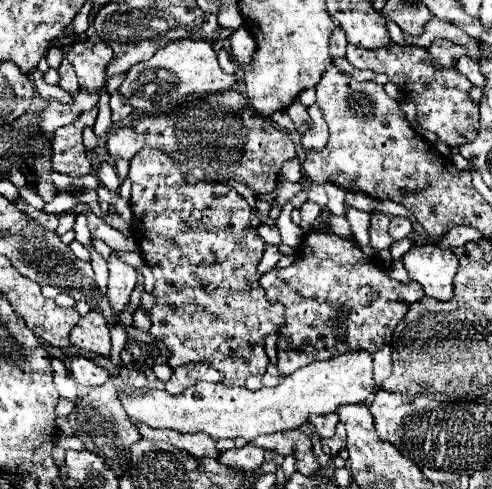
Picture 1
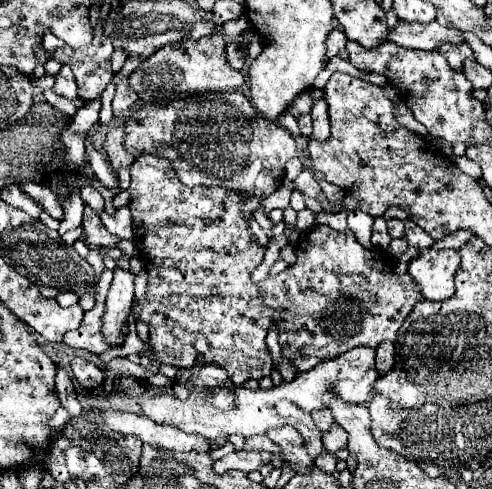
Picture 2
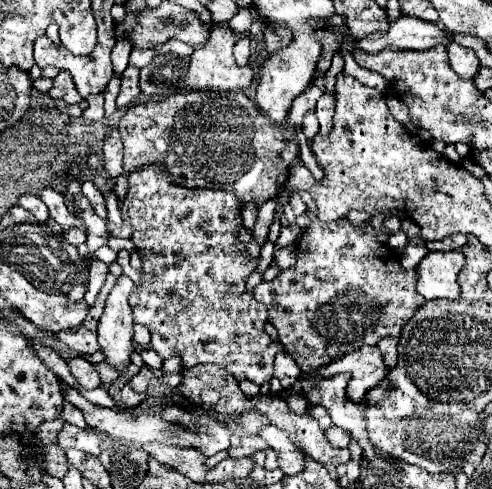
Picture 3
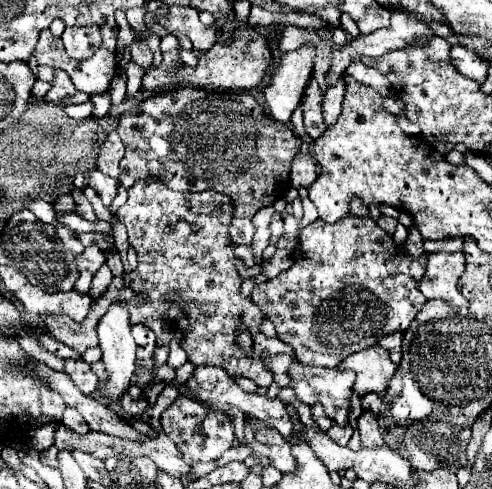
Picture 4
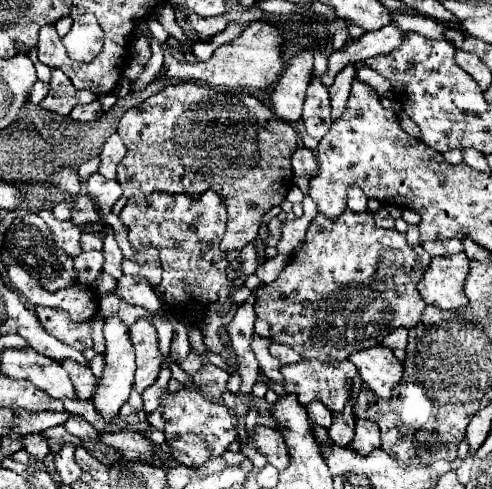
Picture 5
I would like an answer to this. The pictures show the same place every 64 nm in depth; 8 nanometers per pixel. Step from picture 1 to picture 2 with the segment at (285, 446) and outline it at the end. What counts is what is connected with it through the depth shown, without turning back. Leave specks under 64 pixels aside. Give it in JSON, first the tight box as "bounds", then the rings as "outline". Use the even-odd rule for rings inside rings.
{"bounds":[244,434,282,454],"outline":[[[262,434],[262,436],[246,438],[244,450],[266,450],[266,452],[272,452],[272,454],[282,454],[282,450],[276,448],[276,444],[272,444],[264,434]]]}

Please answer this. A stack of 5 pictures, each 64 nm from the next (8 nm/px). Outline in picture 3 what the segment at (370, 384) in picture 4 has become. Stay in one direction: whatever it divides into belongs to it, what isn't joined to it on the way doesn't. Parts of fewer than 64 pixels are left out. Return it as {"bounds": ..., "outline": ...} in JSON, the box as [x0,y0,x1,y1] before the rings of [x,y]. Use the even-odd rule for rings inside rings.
{"bounds":[318,346,388,402],"outline":[[[362,346],[356,352],[348,352],[340,360],[318,368],[318,372],[324,378],[350,372],[352,380],[346,390],[348,398],[352,402],[362,402],[366,398],[366,392],[376,388],[388,376],[388,366],[384,364],[382,352],[376,346]]]}

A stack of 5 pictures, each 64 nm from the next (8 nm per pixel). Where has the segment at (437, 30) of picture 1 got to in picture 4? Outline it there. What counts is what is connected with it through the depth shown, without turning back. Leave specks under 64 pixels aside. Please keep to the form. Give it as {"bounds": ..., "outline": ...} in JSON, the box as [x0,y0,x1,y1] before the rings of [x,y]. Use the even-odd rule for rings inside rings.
{"bounds":[326,12,434,86],"outline":[[[394,12],[394,24],[390,28],[376,30],[372,34],[362,34],[332,54],[332,66],[326,72],[326,82],[330,86],[336,84],[338,76],[356,58],[382,56],[390,50],[400,50],[400,48],[404,48],[416,40],[426,40],[432,36],[434,36],[432,30],[428,30],[416,18],[408,16],[406,12]]]}

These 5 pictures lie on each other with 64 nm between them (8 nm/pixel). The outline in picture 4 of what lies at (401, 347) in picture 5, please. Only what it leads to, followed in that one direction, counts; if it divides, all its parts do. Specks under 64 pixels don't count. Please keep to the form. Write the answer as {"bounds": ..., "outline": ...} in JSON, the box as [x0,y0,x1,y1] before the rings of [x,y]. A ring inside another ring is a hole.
{"bounds":[378,332,402,364],"outline":[[[392,332],[392,334],[384,336],[384,338],[380,338],[378,344],[388,348],[394,364],[400,364],[400,360],[402,360],[402,332]]]}

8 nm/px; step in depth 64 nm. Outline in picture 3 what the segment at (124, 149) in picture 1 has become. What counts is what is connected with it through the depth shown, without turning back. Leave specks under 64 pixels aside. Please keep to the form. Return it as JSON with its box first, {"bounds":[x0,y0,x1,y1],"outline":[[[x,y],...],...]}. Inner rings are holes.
{"bounds":[102,130,124,178],"outline":[[[112,130],[112,134],[104,140],[104,148],[102,148],[102,168],[112,178],[118,178],[122,174],[122,150],[124,146],[120,134]]]}

